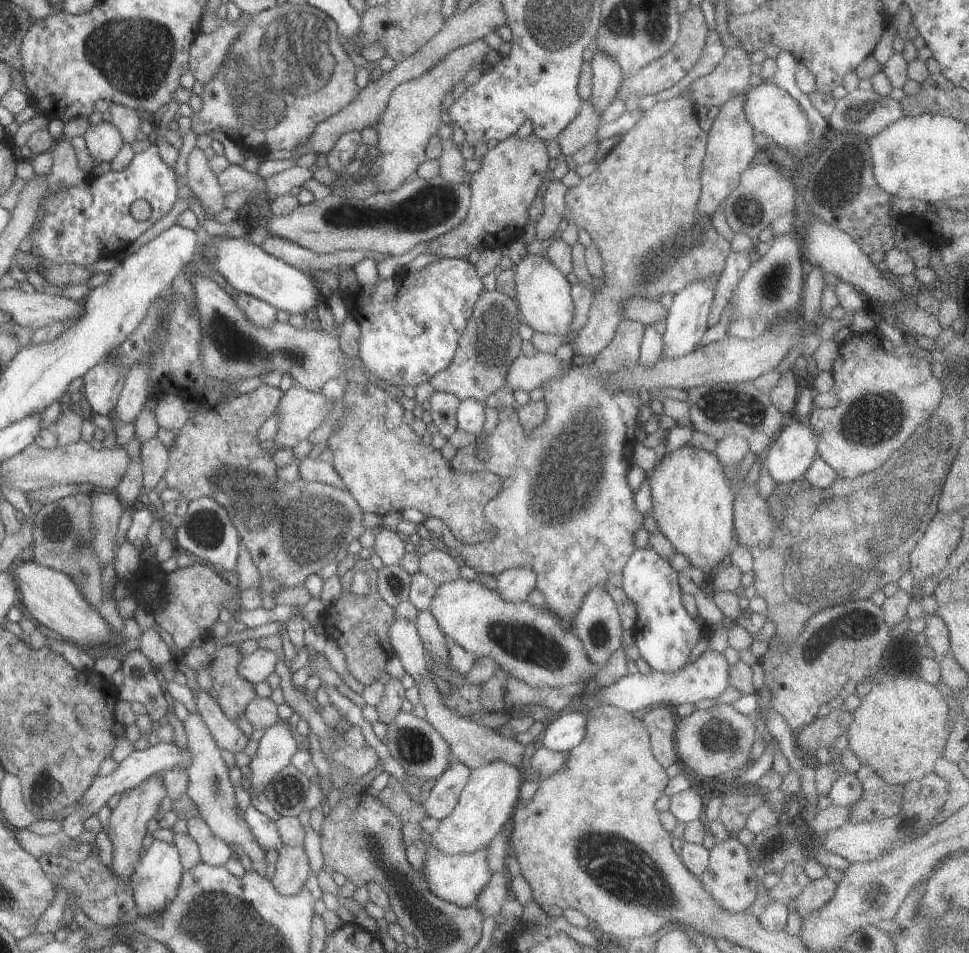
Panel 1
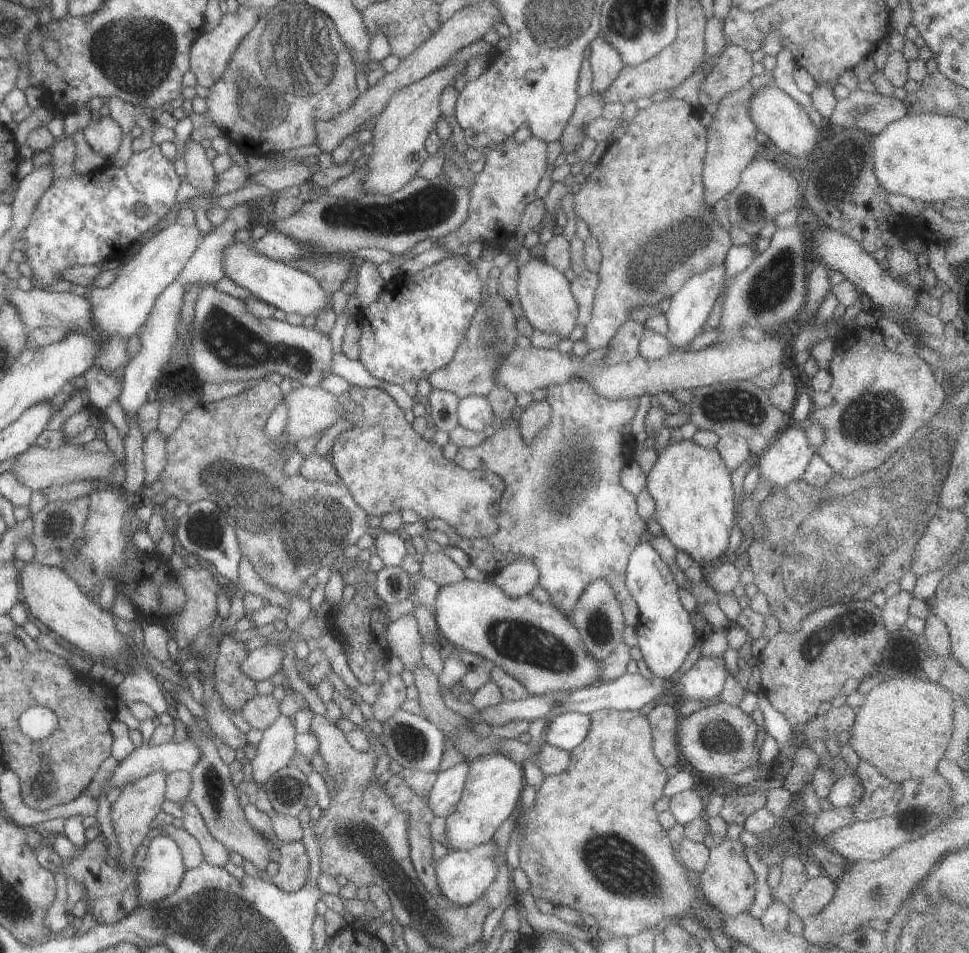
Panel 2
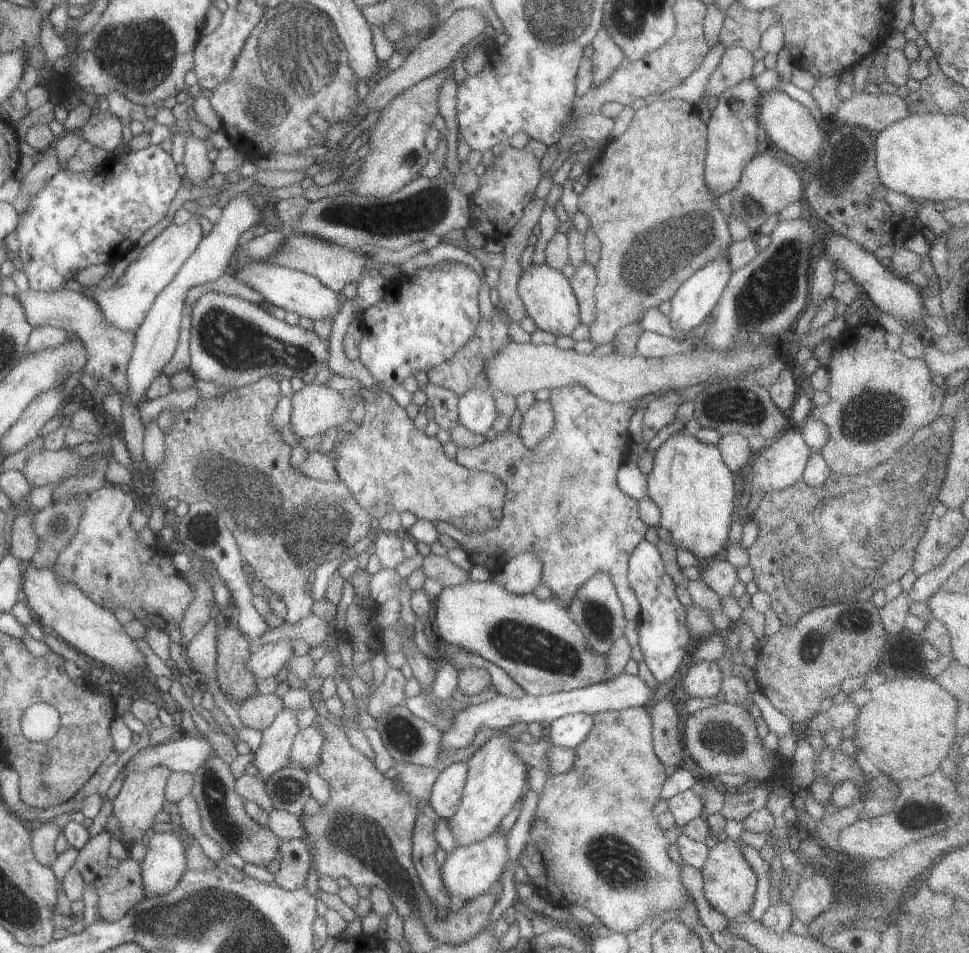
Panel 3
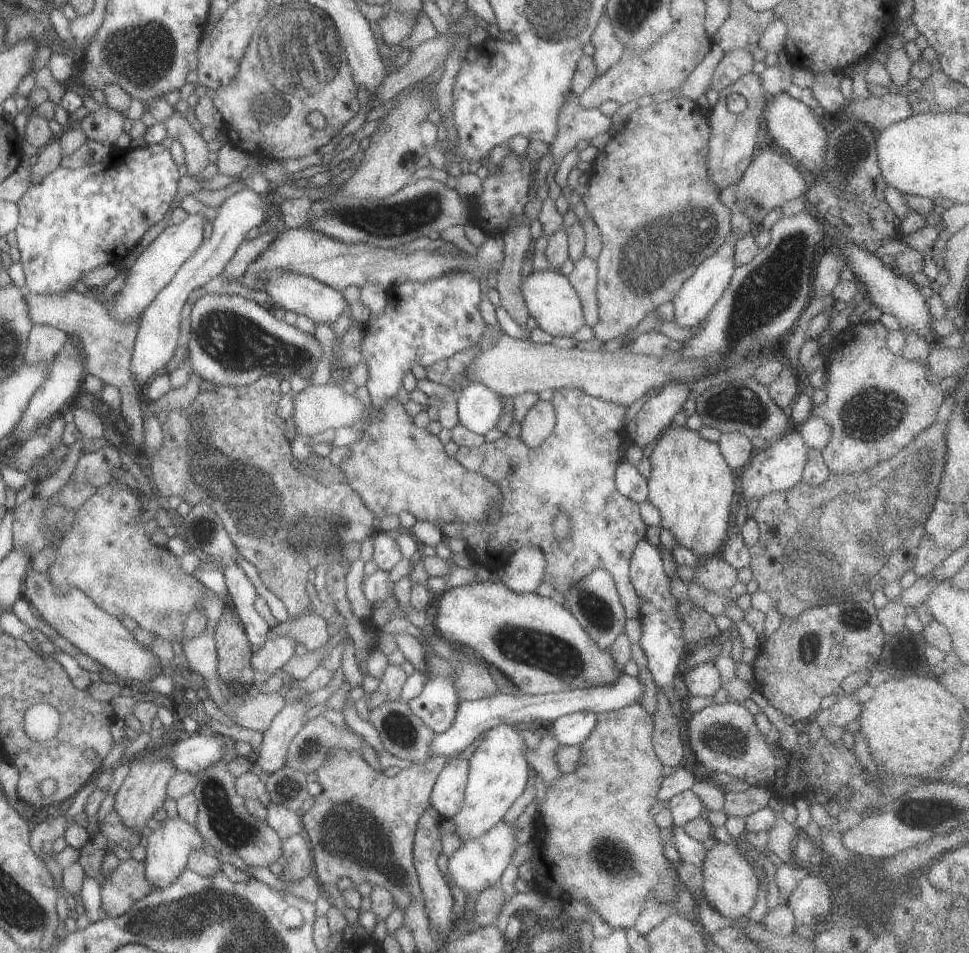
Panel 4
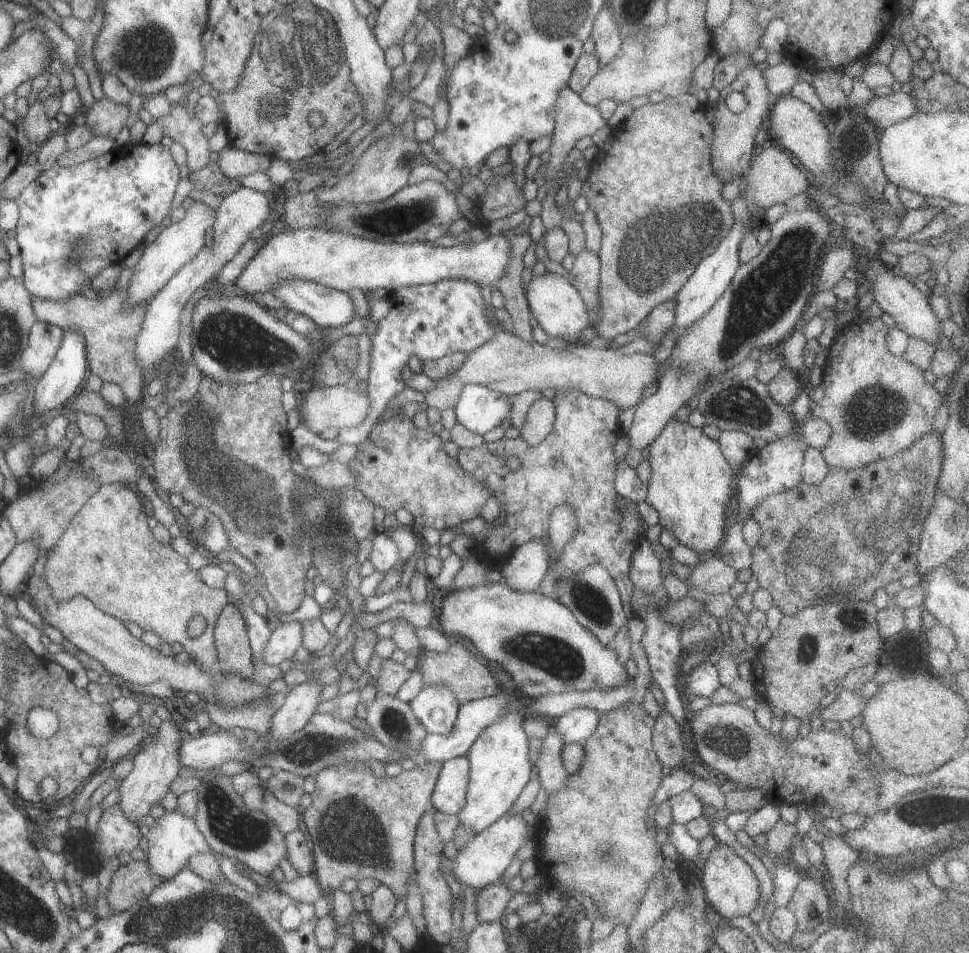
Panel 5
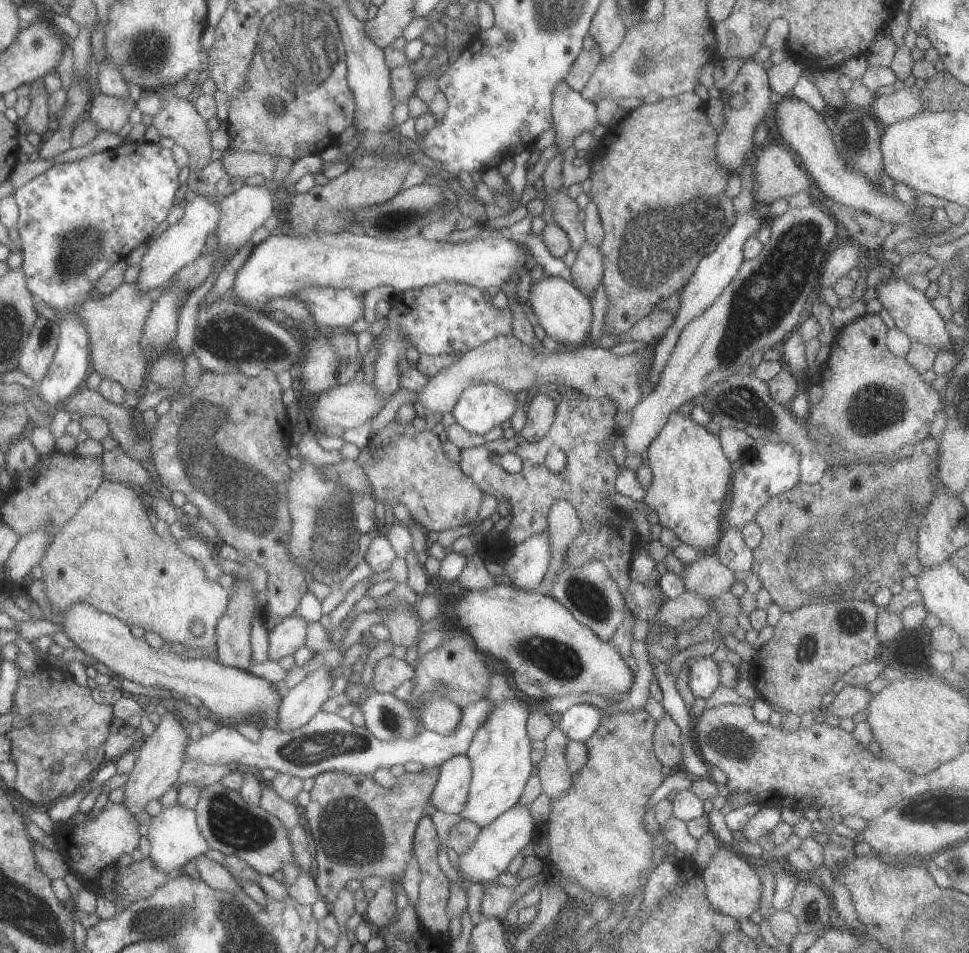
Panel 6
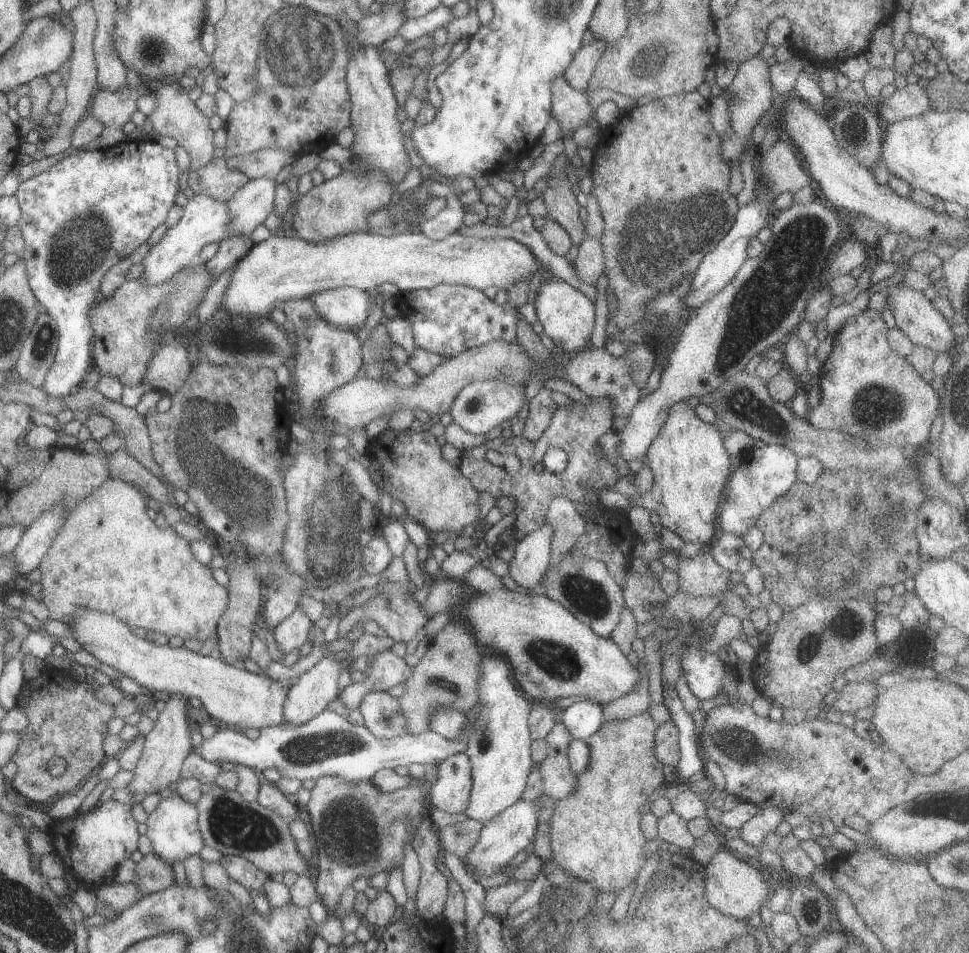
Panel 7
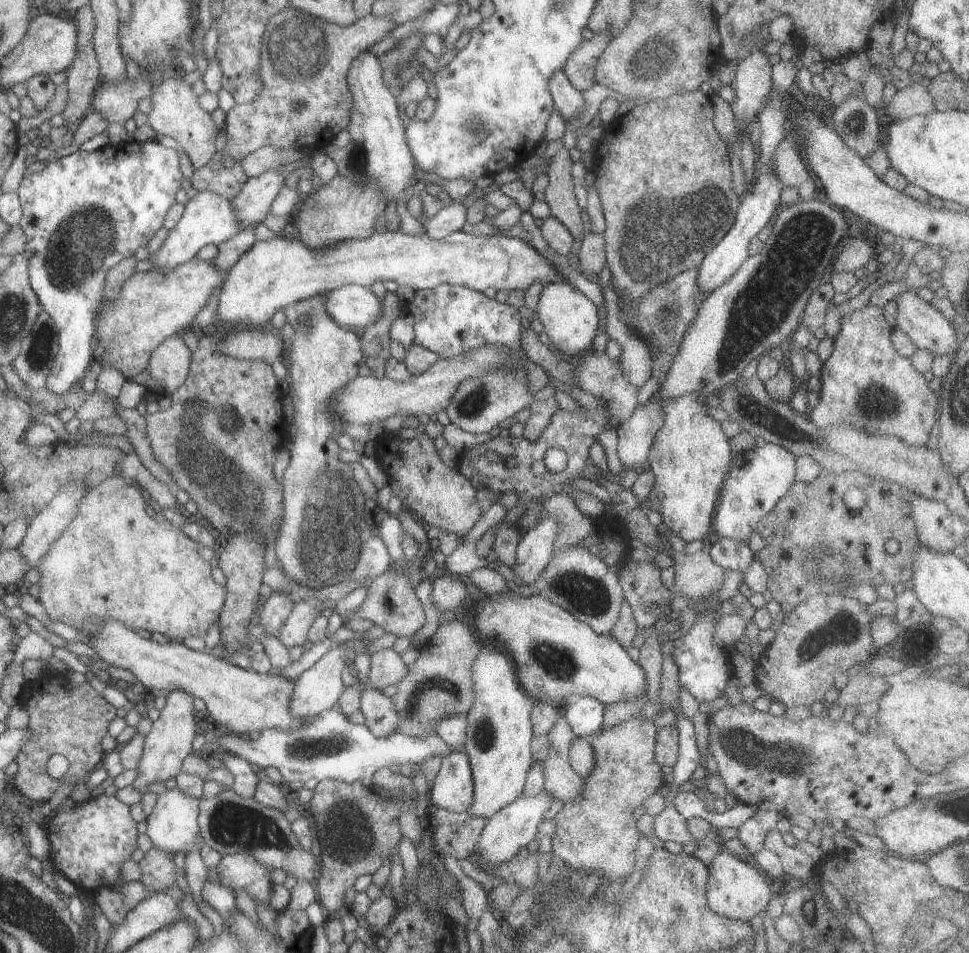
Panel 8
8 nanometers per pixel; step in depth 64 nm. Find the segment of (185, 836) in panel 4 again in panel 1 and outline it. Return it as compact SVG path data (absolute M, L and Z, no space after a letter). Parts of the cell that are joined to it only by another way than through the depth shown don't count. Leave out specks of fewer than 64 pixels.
M153 839L147 850L143 852L143 856L138 858L133 872L127 879L139 917L151 917L160 913L173 900L183 871L175 847L171 843Z

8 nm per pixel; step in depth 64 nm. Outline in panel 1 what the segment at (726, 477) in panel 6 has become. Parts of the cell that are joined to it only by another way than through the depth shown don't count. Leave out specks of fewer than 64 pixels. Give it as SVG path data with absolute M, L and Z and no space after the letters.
M680 446L669 454L660 454L658 462L647 474L650 480L649 513L656 527L671 546L672 552L682 554L689 564L701 572L712 575L719 561L733 549L732 494L728 487L724 466L713 452L707 452L690 446Z

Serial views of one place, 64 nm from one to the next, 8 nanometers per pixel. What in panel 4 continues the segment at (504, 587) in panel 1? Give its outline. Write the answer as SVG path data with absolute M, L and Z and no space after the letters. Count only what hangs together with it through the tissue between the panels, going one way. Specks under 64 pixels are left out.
M521 547L511 554L496 577L514 593L533 593L542 581L545 561L537 547Z

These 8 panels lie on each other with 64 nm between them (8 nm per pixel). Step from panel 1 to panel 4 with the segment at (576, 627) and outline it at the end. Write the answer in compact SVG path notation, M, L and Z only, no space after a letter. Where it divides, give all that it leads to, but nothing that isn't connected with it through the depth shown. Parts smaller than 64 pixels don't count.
M595 569L588 575L580 576L576 584L566 590L563 597L563 605L567 606L579 626L601 650L605 650L614 638L624 632L623 626L626 619L624 608L612 576L603 569Z

